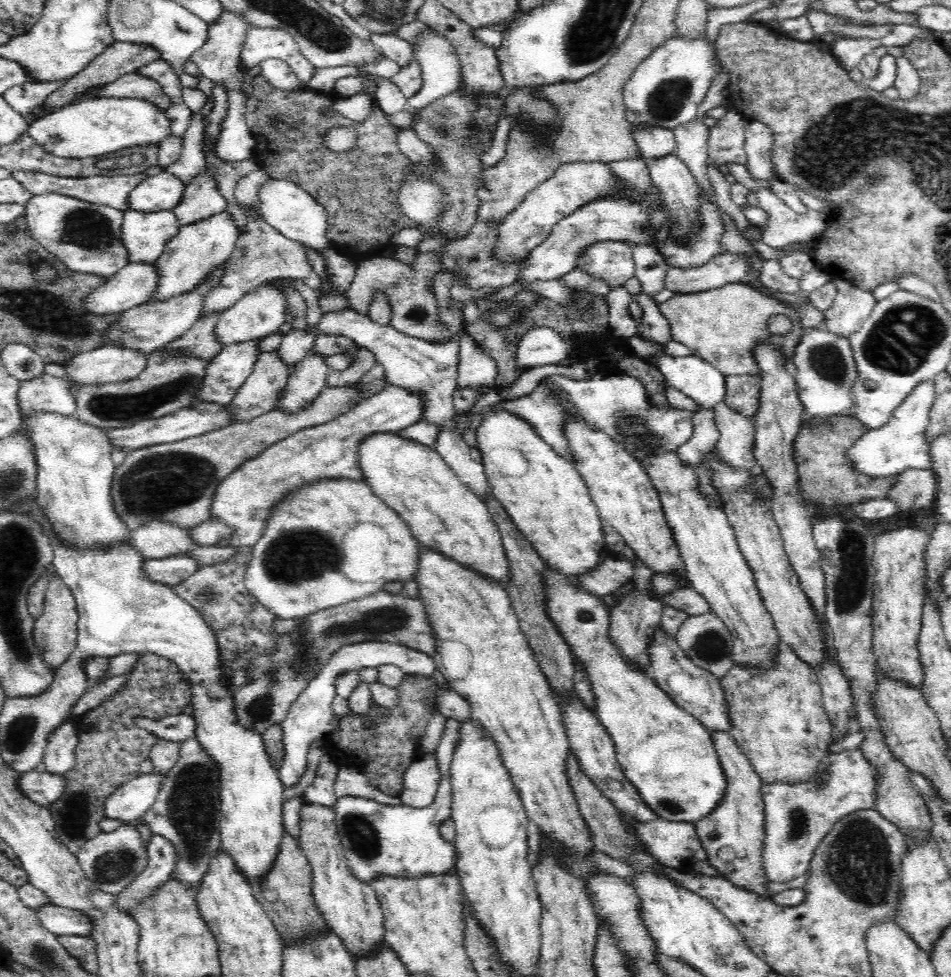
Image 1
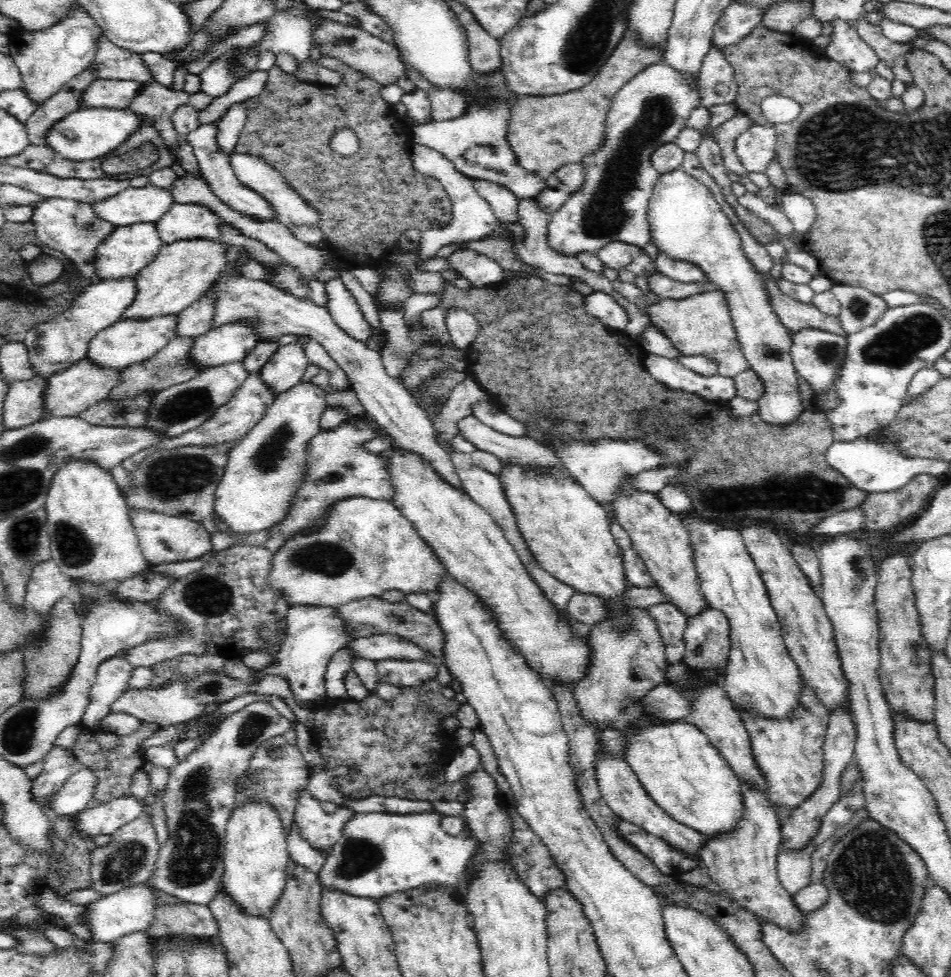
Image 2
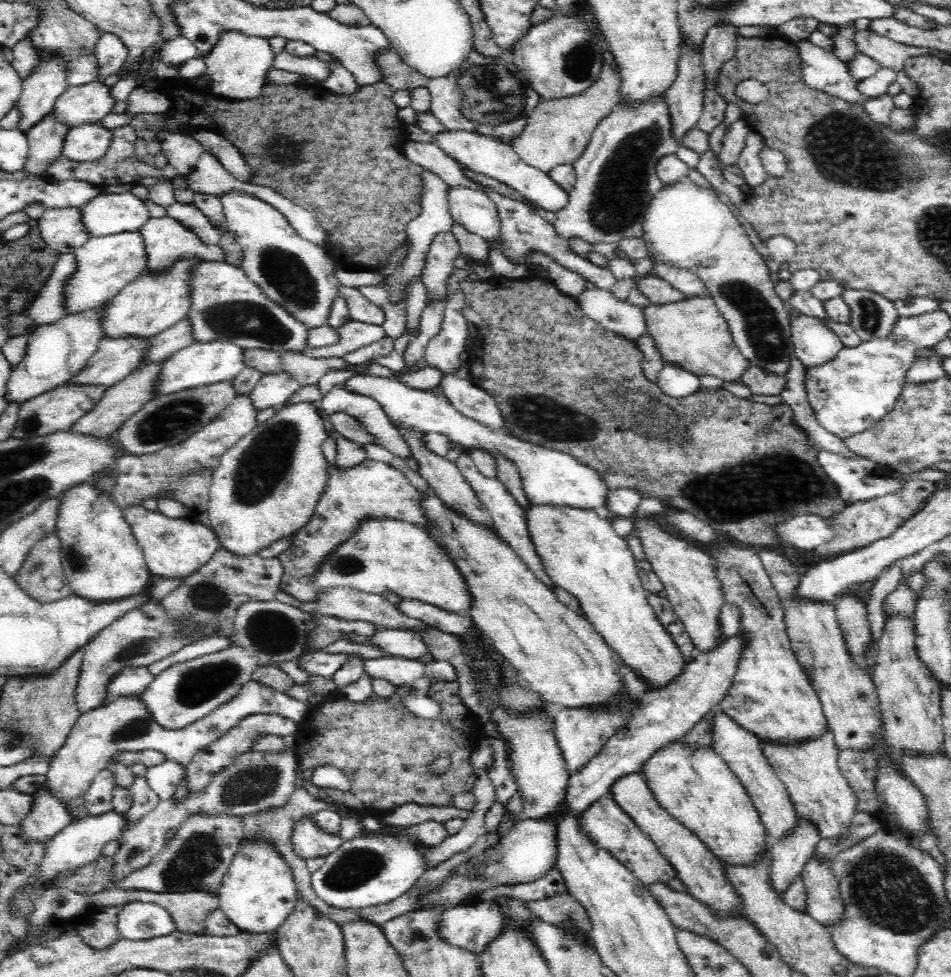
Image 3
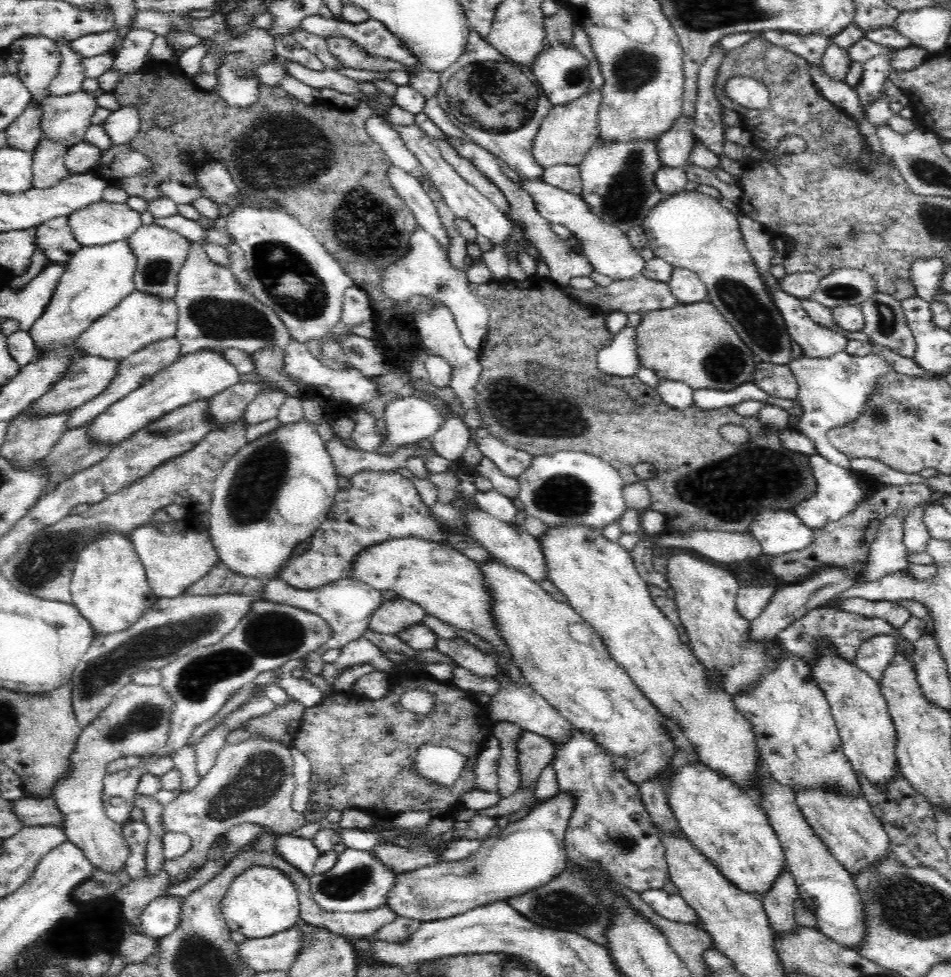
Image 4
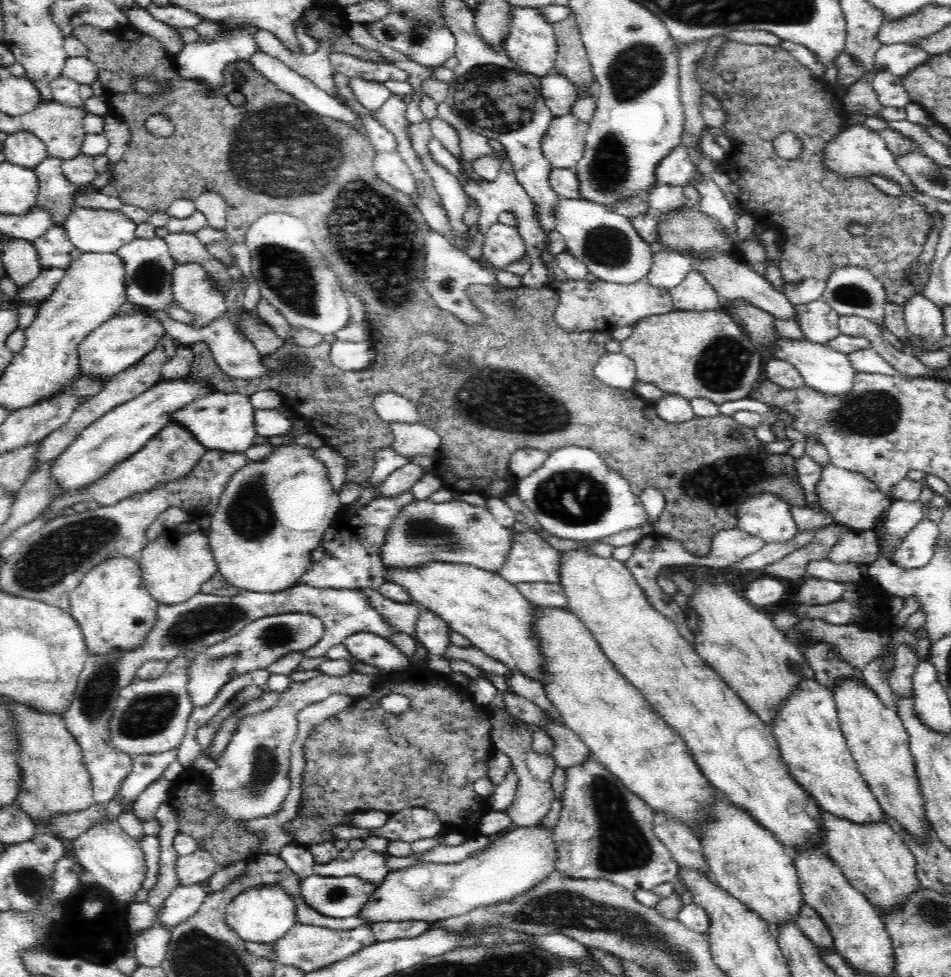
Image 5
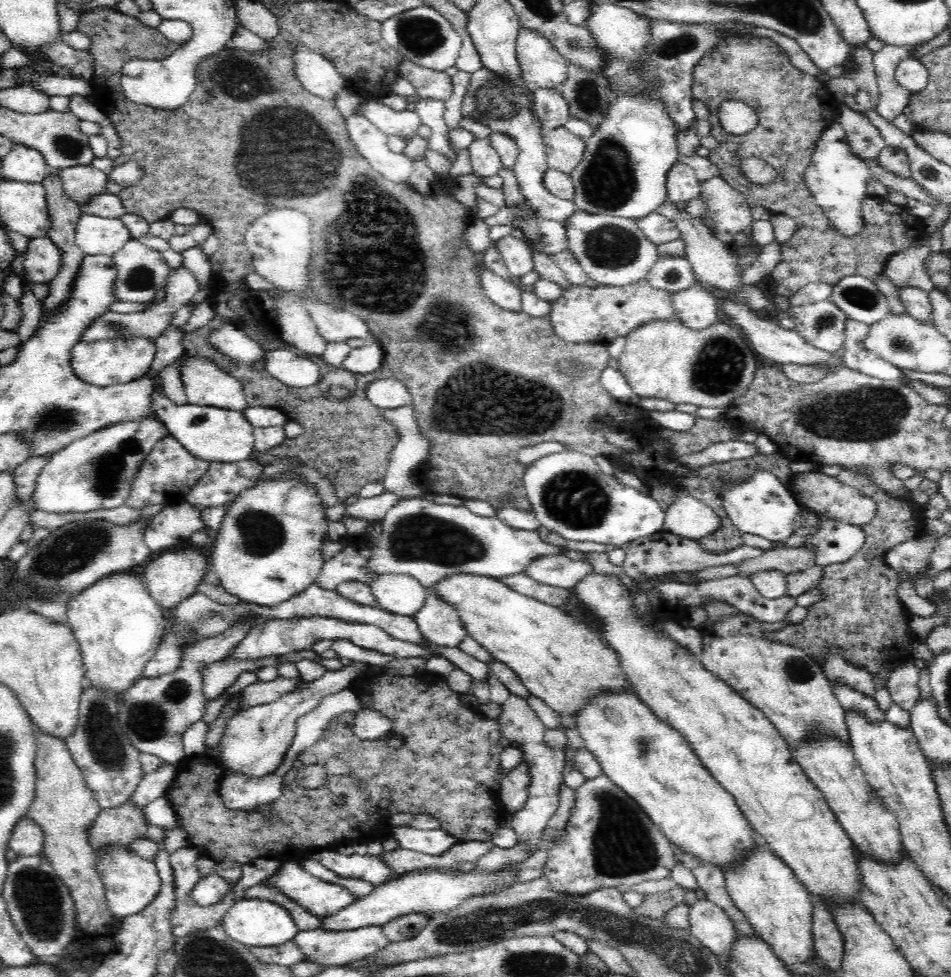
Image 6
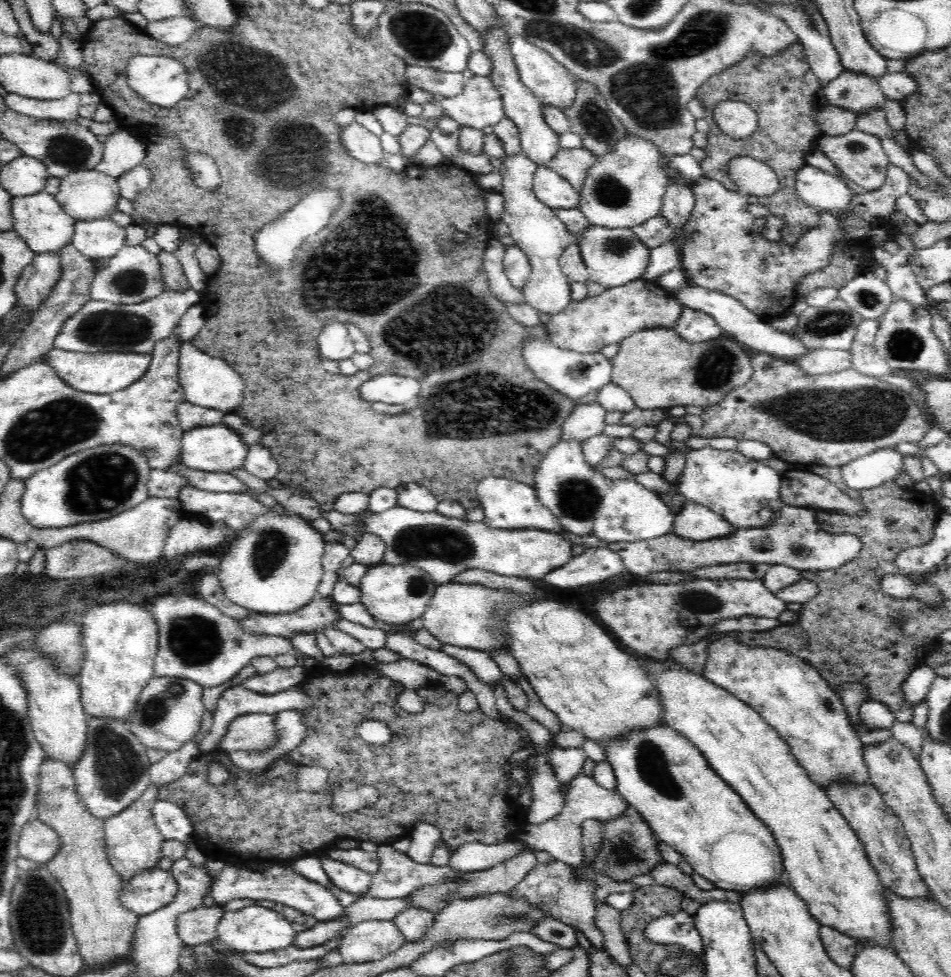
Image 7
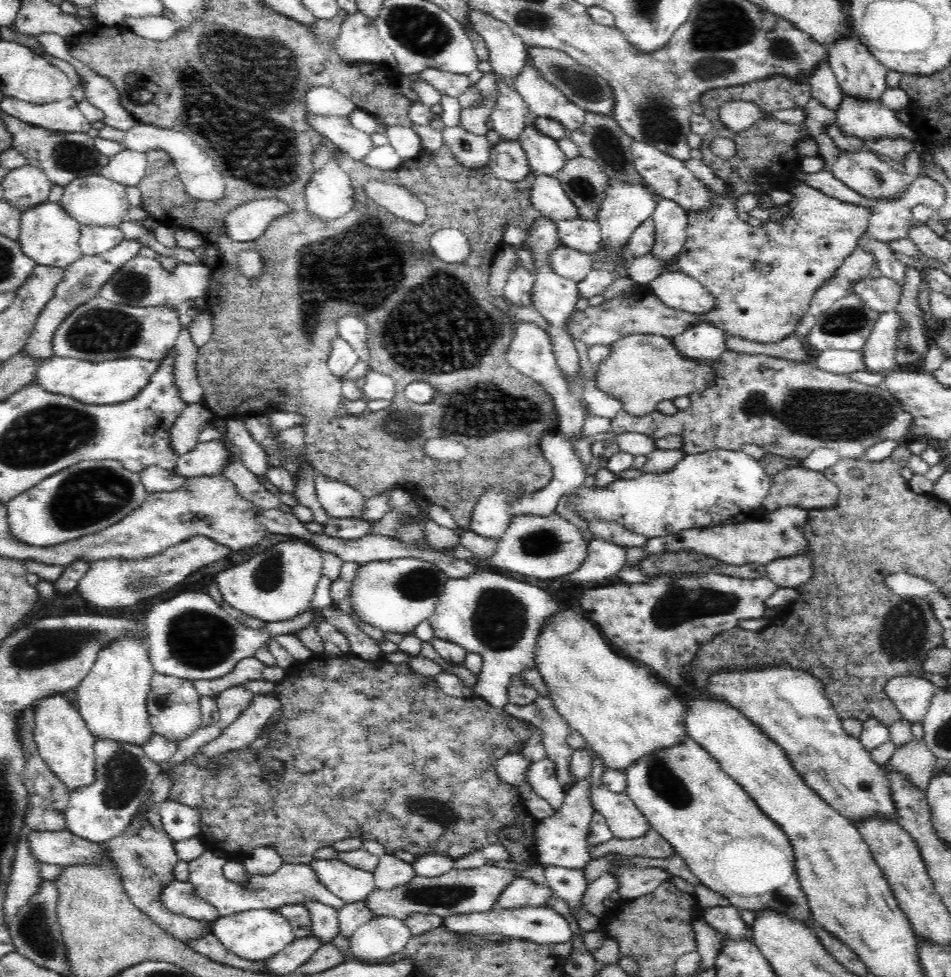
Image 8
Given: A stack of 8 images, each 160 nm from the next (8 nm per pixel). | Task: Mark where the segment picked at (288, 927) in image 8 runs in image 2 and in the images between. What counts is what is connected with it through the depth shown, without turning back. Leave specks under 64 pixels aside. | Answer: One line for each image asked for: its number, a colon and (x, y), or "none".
2: (256, 858)
3: (259, 893)
4: (262, 902)
5: (264, 914)
6: (253, 923)
7: (255, 929)

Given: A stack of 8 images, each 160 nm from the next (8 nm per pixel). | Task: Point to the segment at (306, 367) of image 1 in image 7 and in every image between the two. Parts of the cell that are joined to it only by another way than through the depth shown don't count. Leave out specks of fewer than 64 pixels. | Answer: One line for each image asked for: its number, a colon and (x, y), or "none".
2: (265, 470)
3: (266, 488)
4: (254, 536)
5: (263, 532)
6: (268, 549)
7: (274, 567)

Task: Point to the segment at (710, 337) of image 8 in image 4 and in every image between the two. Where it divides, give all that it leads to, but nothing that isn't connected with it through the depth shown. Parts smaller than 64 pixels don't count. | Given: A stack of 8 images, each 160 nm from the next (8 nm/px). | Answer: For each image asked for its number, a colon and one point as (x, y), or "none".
4: (685, 285)
5: (694, 294)
6: (695, 308)
7: (694, 327)

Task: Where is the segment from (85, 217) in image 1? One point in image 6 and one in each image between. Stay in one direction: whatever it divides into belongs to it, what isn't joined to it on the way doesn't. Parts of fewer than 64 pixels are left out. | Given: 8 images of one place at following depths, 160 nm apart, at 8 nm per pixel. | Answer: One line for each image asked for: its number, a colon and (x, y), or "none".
2: (69, 226)
3: (61, 229)
4: (54, 238)
5: (54, 250)
6: (42, 262)

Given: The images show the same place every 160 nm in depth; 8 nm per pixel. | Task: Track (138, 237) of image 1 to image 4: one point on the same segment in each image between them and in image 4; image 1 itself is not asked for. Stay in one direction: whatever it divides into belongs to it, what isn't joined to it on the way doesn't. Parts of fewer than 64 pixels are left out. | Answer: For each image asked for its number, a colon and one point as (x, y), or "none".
2: (123, 254)
3: (104, 266)
4: (96, 279)

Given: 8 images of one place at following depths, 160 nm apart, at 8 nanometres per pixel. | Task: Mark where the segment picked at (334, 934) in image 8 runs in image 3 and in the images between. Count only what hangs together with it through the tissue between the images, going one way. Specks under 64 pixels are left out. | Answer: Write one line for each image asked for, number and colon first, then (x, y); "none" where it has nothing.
3: (374, 870)
4: (358, 882)
5: (339, 898)
6: (320, 898)
7: (278, 884)

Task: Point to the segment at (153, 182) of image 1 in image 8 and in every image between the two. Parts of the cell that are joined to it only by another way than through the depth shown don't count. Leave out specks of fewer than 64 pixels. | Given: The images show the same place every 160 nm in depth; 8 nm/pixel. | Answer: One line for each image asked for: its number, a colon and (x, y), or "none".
2: (131, 206)
3: (111, 213)
4: (101, 223)
5: (90, 230)
6: (95, 235)
7: (98, 239)
8: (94, 240)

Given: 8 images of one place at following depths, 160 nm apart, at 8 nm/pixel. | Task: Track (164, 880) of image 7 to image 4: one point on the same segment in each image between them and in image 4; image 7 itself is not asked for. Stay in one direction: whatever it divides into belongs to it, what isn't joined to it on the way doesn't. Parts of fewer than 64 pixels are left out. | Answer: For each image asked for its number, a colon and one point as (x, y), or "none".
4: (137, 723)
5: (116, 861)
6: (132, 883)

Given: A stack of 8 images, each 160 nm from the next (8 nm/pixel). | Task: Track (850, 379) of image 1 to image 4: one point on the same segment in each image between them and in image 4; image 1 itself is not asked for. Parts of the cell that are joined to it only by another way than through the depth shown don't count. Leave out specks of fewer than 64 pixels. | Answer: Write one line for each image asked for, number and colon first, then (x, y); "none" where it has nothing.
2: (816, 354)
3: (815, 343)
4: (818, 342)

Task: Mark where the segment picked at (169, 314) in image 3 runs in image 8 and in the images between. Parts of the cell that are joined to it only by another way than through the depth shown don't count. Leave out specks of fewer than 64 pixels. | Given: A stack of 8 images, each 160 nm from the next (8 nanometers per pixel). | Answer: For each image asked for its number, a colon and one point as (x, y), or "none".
4: (140, 319)
5: (120, 342)
6: (106, 363)
7: (105, 373)
8: (112, 382)

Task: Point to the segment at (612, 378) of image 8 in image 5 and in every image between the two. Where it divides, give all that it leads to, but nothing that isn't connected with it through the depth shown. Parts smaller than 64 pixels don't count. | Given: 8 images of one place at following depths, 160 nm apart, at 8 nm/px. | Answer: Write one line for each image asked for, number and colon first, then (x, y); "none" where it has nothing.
5: (707, 355)
6: (663, 359)
7: (658, 369)

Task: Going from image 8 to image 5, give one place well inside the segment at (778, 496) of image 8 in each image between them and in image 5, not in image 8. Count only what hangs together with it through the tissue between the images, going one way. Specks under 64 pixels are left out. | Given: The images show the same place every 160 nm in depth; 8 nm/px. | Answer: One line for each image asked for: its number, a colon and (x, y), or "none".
5: (853, 500)
6: (822, 493)
7: (798, 488)

